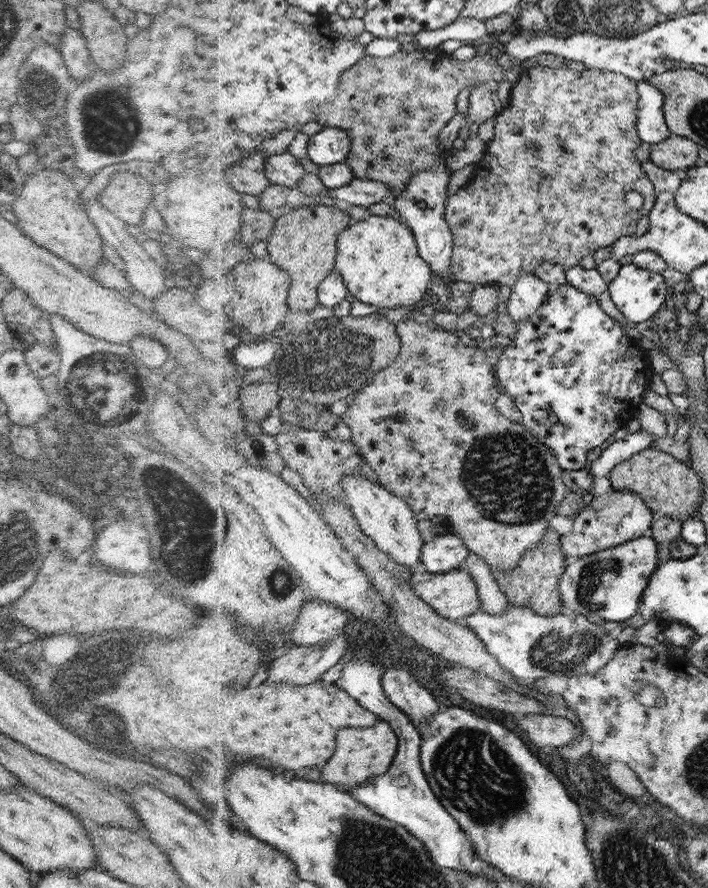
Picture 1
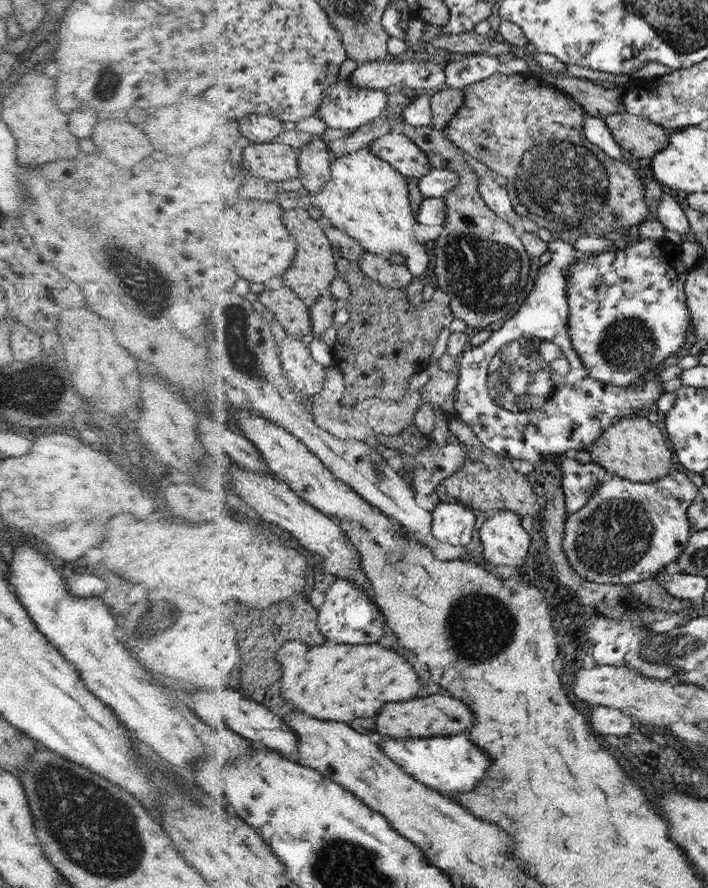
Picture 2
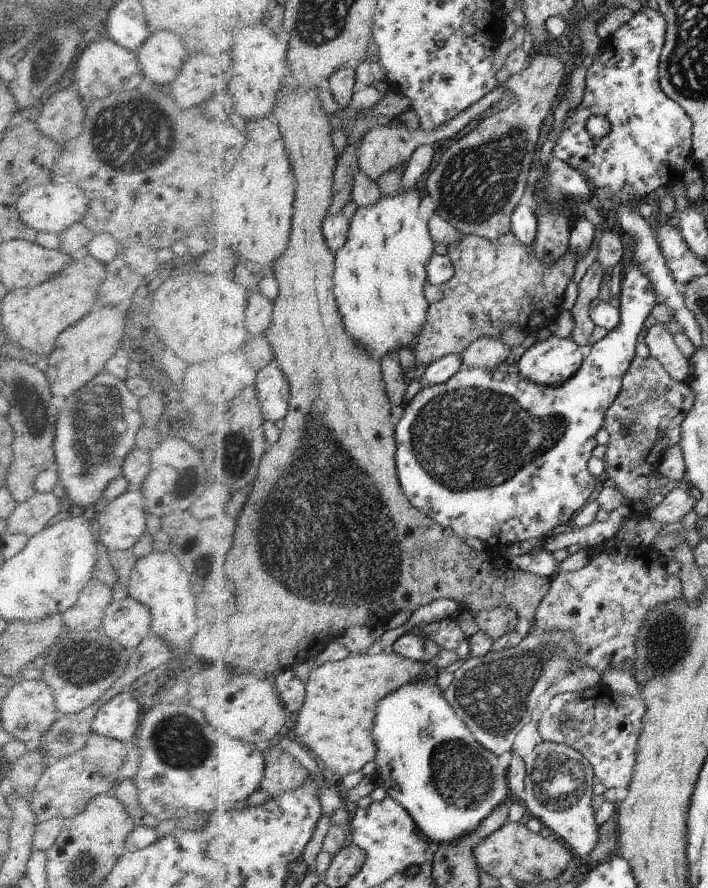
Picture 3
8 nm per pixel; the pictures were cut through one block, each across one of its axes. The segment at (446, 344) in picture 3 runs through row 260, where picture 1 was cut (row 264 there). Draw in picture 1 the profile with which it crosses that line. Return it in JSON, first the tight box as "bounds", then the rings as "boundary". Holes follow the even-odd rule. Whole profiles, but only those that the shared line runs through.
{"bounds":[446,64,656,286],"boundary":[[[532,64],[520,75],[519,81],[512,87],[511,97],[500,114],[496,114],[494,138],[488,142],[482,159],[475,164],[472,178],[453,196],[448,198],[446,218],[451,224],[455,238],[455,253],[452,260],[452,272],[455,281],[471,282],[475,285],[512,286],[522,275],[534,273],[539,265],[553,263],[565,270],[576,266],[580,258],[592,255],[594,250],[610,246],[619,238],[636,232],[636,224],[642,216],[648,215],[656,205],[656,188],[653,181],[642,172],[640,162],[634,156],[634,150],[642,144],[638,138],[636,108],[638,108],[638,90],[636,81],[626,75],[609,70],[587,68],[583,71],[572,70],[566,66],[555,68]],[[628,192],[638,192],[644,199],[644,206],[633,210],[625,203]]]}

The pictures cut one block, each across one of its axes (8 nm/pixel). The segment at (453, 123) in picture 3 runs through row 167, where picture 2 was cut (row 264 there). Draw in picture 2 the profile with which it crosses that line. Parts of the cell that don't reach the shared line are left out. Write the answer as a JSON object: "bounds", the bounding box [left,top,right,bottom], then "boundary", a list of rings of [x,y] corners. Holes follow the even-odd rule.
{"bounds":[360,250,416,289],"boundary":[[[366,250],[360,264],[373,281],[382,283],[386,287],[402,289],[416,280],[412,270],[406,264],[394,264],[390,262],[388,255]]]}

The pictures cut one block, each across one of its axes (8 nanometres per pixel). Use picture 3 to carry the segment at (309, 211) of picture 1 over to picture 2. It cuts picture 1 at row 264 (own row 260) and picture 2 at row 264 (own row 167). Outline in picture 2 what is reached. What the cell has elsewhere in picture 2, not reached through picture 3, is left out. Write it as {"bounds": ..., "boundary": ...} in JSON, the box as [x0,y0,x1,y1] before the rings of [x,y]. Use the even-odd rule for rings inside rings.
{"bounds":[282,209,340,303],"boundary":[[[305,209],[285,211],[286,226],[299,241],[299,251],[294,265],[282,277],[284,284],[296,291],[300,299],[312,303],[329,292],[332,282],[340,276],[336,254],[329,232],[320,226],[318,219],[310,218]]]}

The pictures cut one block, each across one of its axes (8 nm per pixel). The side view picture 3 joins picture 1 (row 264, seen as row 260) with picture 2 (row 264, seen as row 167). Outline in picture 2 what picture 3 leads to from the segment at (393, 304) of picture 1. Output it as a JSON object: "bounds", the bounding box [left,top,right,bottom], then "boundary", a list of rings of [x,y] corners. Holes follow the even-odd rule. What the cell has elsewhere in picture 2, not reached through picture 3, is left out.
{"bounds":[296,148,432,280],"boundary":[[[372,148],[340,156],[334,160],[331,172],[332,179],[321,192],[296,199],[297,208],[305,209],[310,204],[318,207],[334,226],[356,238],[366,250],[384,255],[401,253],[416,280],[426,277],[432,258],[426,243],[416,238],[420,222],[414,216],[408,178],[379,158]]]}

